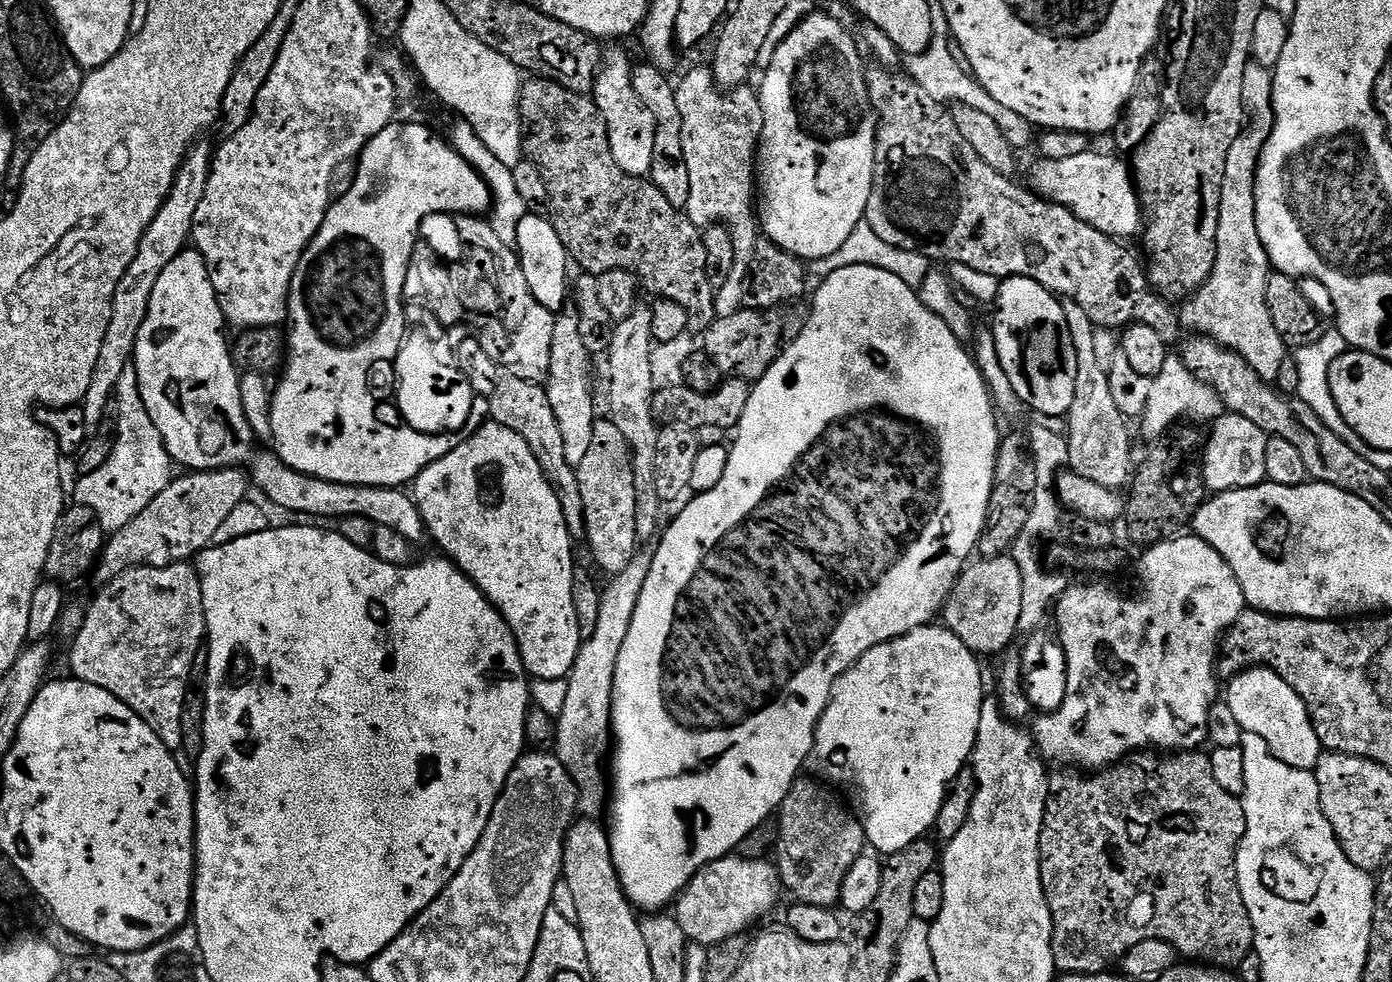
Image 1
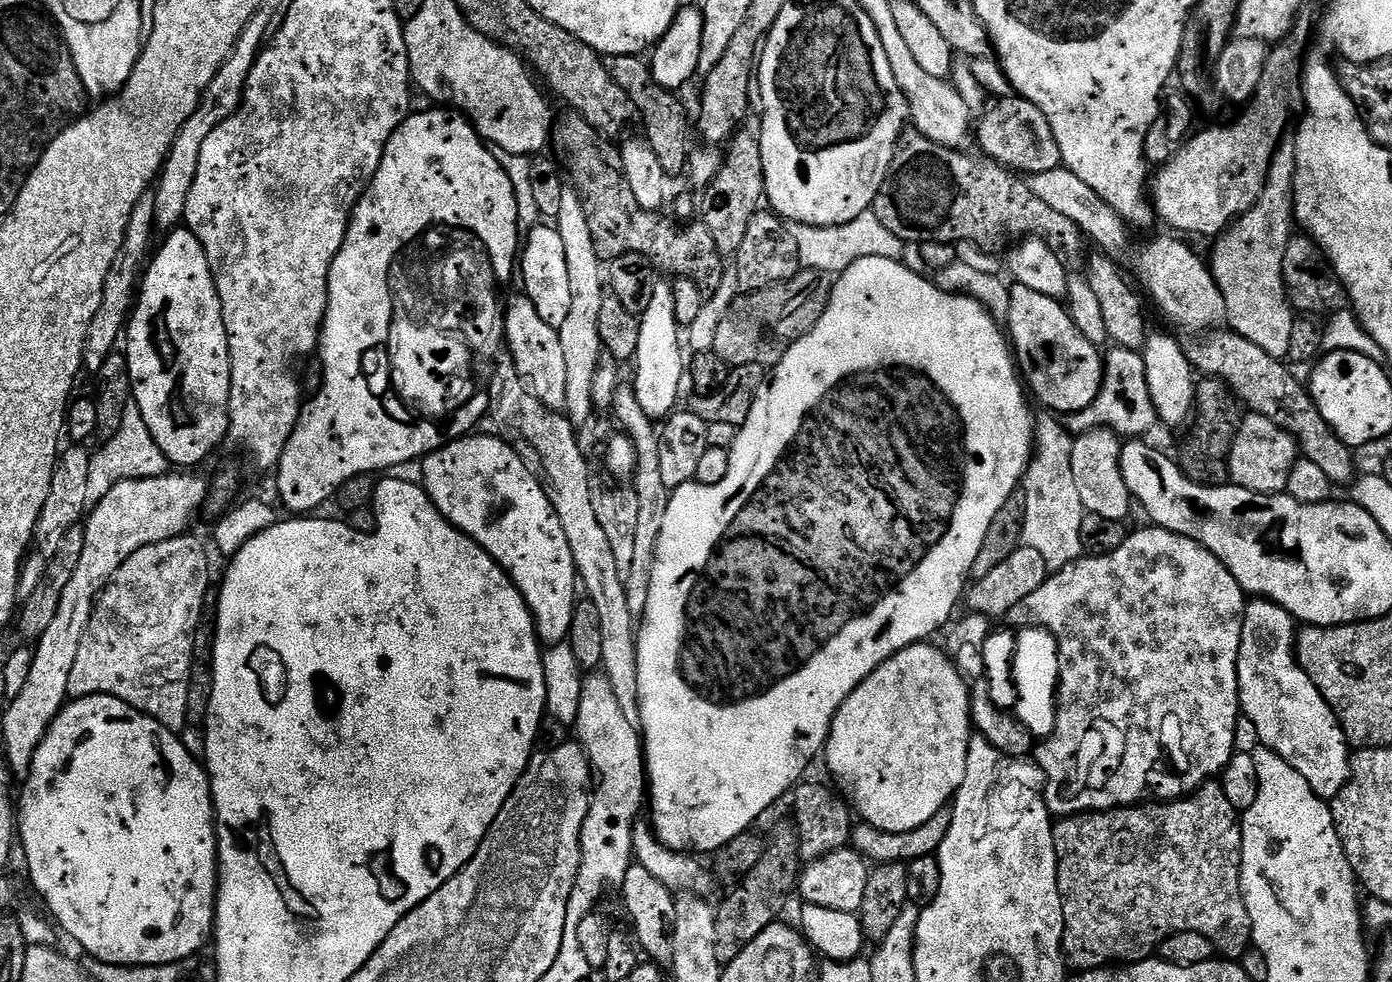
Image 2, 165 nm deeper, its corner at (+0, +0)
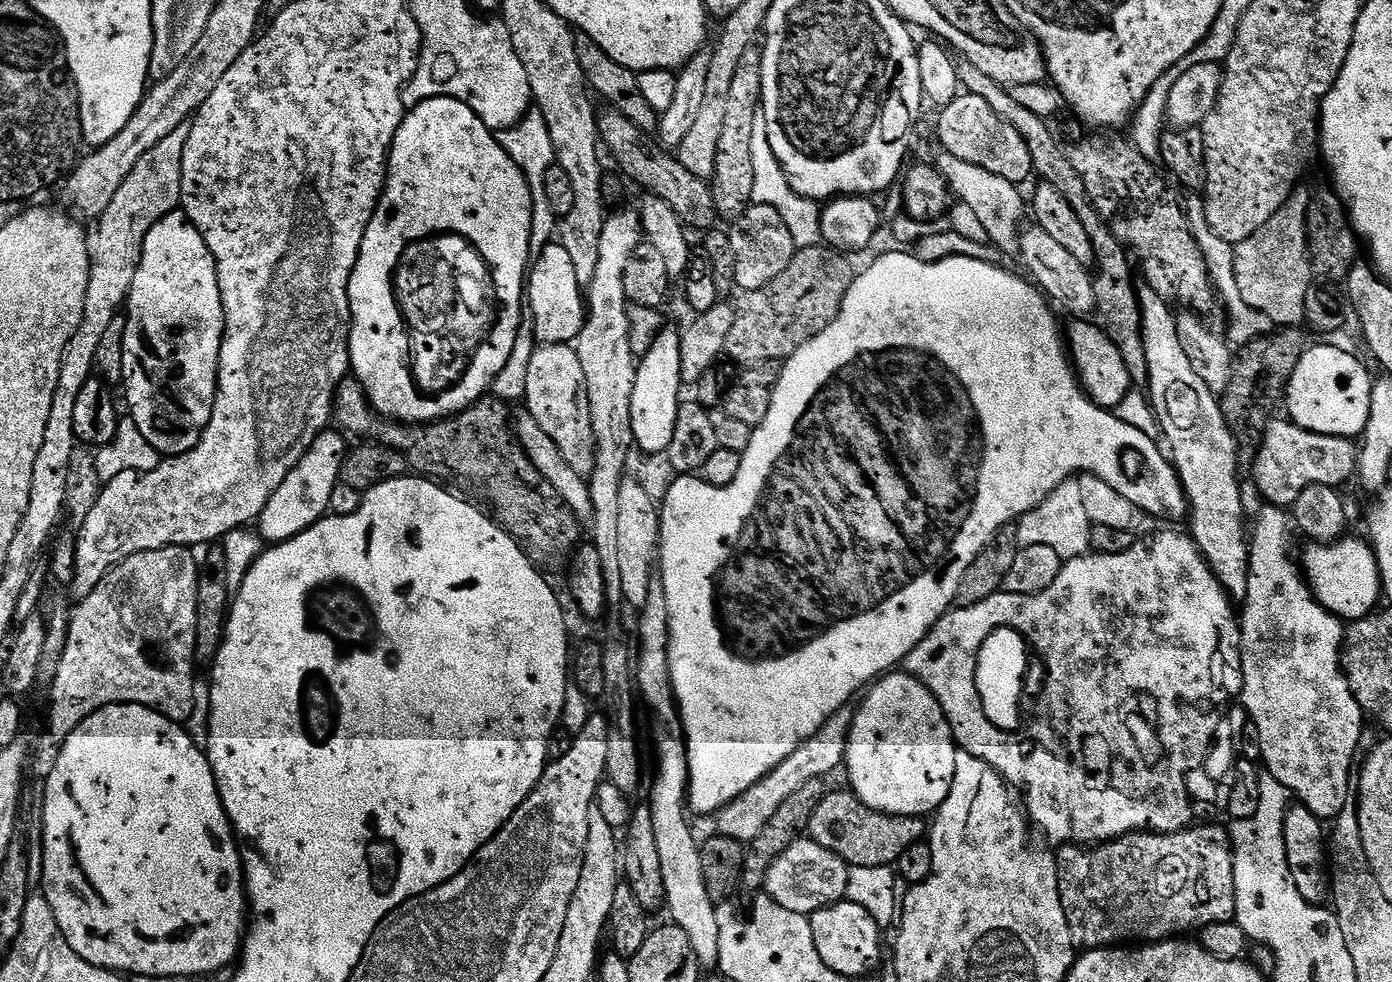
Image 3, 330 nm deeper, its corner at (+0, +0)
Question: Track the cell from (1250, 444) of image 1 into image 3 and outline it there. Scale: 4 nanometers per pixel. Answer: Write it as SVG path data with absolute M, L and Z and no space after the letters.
M1273 419L1264 431L1264 440L1256 451L1251 475L1256 475L1256 488L1272 506L1291 506L1306 486L1330 486L1339 489L1358 472L1358 448L1342 436L1318 436L1293 424L1291 419Z

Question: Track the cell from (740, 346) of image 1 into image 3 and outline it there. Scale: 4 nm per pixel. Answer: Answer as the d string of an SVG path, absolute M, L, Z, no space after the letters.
M827 246L799 249L790 266L774 282L762 290L745 292L740 301L735 301L734 326L730 326L724 347L727 359L744 364L740 366L745 369L771 360L787 360L834 322L853 279L845 253Z

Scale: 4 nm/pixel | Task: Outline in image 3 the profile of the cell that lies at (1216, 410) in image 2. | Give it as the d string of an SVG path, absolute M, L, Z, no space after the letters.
M1297 326L1277 331L1267 338L1251 341L1239 349L1232 366L1229 388L1220 400L1220 409L1232 437L1236 439L1238 464L1241 469L1251 469L1256 463L1256 451L1260 449L1264 431L1273 419L1272 411L1279 400L1281 403L1302 354L1310 347L1308 338L1309 333L1303 327Z

